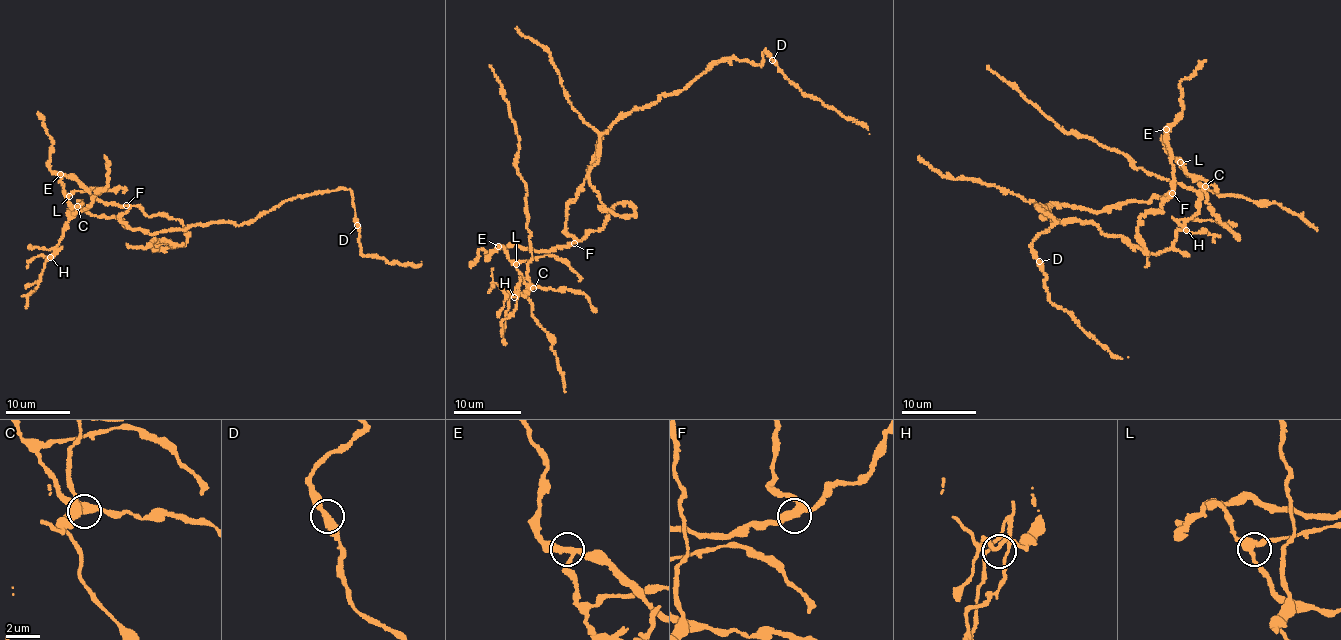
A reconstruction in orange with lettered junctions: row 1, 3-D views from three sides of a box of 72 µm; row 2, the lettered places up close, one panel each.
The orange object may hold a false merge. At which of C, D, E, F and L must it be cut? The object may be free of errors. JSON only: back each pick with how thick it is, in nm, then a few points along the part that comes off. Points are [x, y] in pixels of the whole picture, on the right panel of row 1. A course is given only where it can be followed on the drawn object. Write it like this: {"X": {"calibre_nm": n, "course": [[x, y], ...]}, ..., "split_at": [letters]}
{"C": {"calibre_nm": 280, "course": [[1205, 187], [1202, 190], [1183, 188], [1137, 168], [1121, 152], [1104, 148], [1087, 137], [1066, 133], [987, 65]]}, "split_at": ["C"]}

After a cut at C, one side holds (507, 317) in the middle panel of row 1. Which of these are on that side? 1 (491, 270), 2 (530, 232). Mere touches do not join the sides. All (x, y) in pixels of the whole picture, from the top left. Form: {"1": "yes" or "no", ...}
{"1": "yes", "2": "yes"}

